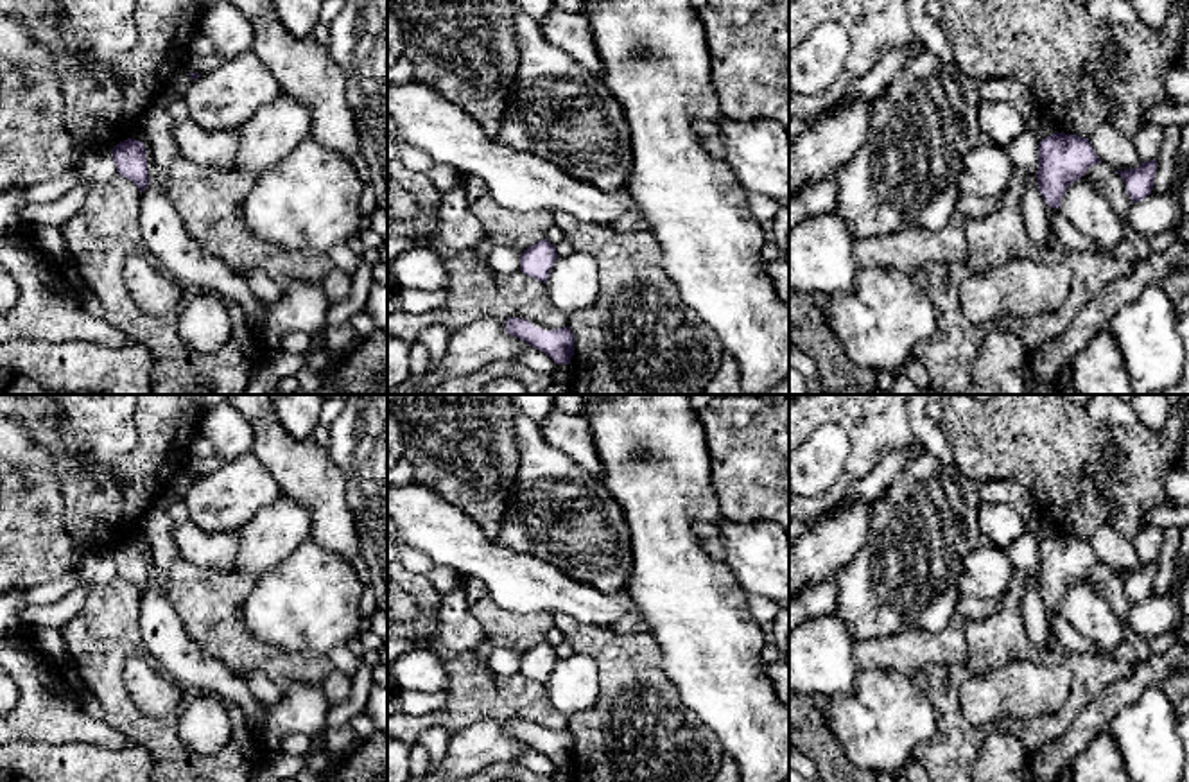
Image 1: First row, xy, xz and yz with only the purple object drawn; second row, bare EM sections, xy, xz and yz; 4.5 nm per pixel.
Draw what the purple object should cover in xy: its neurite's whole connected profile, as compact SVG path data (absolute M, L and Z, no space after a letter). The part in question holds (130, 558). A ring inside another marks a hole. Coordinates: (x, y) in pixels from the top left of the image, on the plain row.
M124 542L117 545L113 551L113 563L117 567L117 574L133 583L140 595L147 590L149 572L145 549L140 542Z

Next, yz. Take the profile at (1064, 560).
M1053 534L1038 543L1038 592L1049 610L1060 610L1060 604L1071 585L1101 565L1089 540Z

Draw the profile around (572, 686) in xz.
M583 655L558 658L545 689L554 710L565 716L588 710L599 696L597 664Z

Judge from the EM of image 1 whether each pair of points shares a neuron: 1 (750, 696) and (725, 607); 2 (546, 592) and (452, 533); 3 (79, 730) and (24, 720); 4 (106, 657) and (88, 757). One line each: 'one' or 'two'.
1: one
2: one
3: one
4: two

